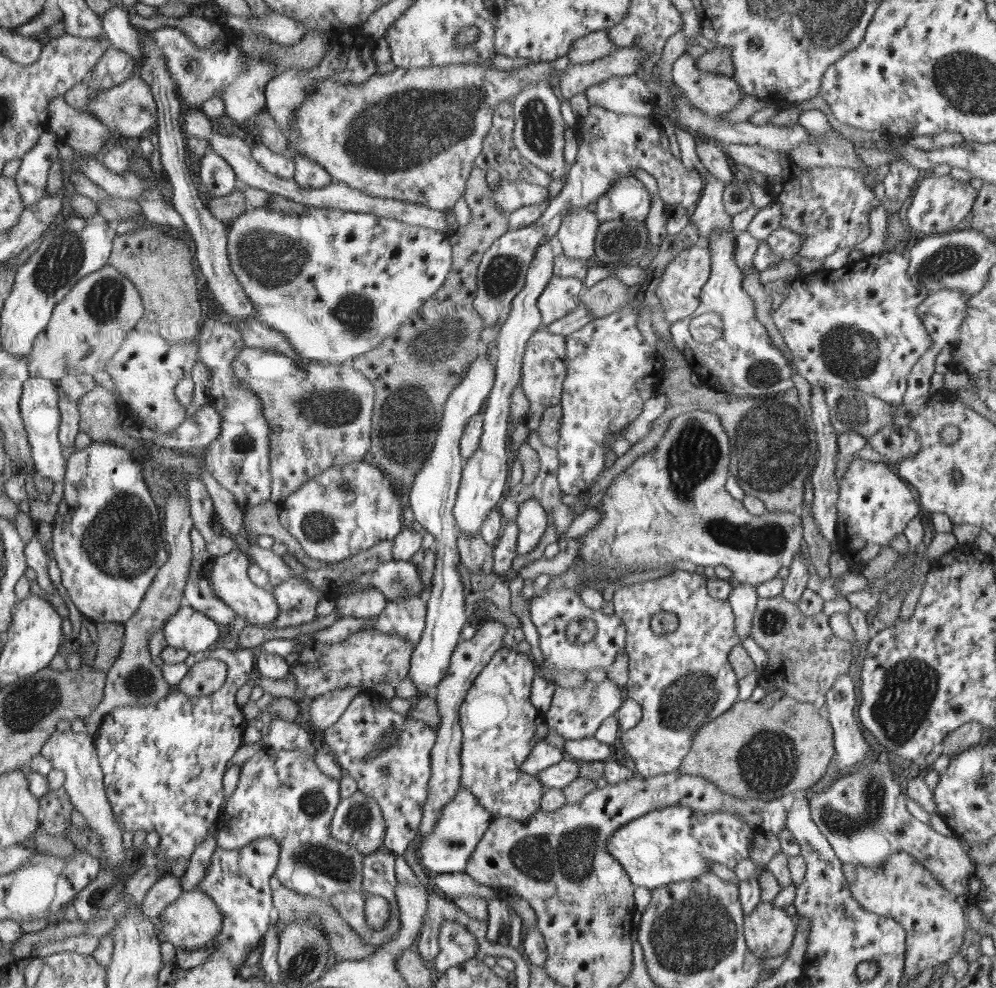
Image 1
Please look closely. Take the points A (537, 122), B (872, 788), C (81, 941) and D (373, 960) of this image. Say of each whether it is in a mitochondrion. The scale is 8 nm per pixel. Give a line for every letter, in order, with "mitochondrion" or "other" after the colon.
A: mitochondrion
B: mitochondrion
C: other
D: other

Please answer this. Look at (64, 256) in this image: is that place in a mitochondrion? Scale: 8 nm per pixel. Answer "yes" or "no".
yes

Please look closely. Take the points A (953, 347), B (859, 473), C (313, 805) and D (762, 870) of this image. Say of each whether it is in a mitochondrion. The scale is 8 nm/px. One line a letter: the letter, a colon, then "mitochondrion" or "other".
A: other
B: other
C: mitochondrion
D: other

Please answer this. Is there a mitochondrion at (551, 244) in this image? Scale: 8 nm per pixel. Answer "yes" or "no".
no

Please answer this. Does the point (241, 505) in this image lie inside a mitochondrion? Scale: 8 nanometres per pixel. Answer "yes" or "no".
no

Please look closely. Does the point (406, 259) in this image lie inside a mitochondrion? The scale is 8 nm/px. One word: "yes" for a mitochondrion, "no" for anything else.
no

